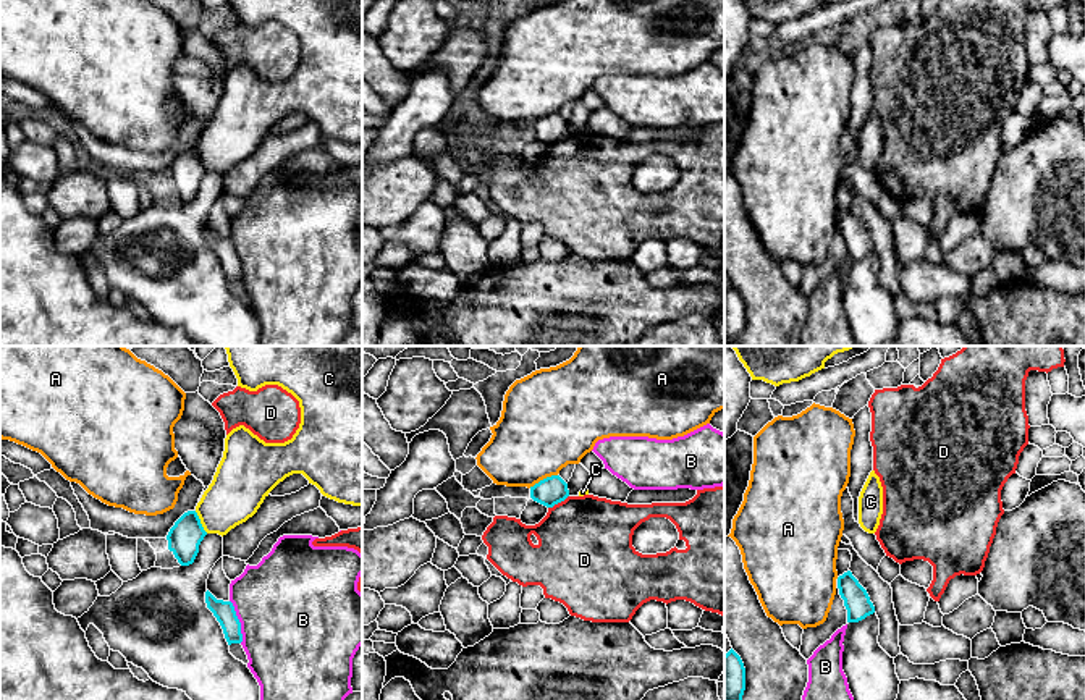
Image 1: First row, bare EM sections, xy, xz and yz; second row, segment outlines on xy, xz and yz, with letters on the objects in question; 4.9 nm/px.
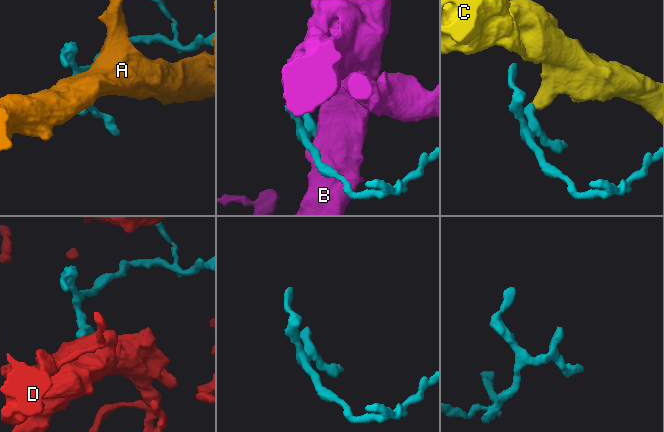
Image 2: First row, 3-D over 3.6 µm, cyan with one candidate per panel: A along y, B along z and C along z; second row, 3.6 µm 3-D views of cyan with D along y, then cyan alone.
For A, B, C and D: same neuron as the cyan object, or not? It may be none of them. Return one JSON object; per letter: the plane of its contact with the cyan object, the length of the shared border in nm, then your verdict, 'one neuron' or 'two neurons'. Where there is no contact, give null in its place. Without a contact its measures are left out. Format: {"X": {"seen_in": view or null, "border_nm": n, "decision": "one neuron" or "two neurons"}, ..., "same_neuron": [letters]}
{"A": {"seen_in": "xz", "border_nm": 160, "decision": "two neurons"}, "B": {"seen_in": "xy", "border_nm": 220, "decision": "two neurons"}, "C": {"seen_in": "xy", "border_nm": 130, "decision": "two neurons"}, "D": {"seen_in": "xz", "border_nm": 120, "decision": "two neurons"}, "same_neuron": []}

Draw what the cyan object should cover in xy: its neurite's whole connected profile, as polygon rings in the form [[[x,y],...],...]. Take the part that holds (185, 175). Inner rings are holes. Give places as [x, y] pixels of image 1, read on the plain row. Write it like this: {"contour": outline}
{"contour": [[[196,149],[184,150],[170,167],[167,178],[168,188],[175,192],[181,204],[194,200],[199,183],[207,170],[204,168]]]}

